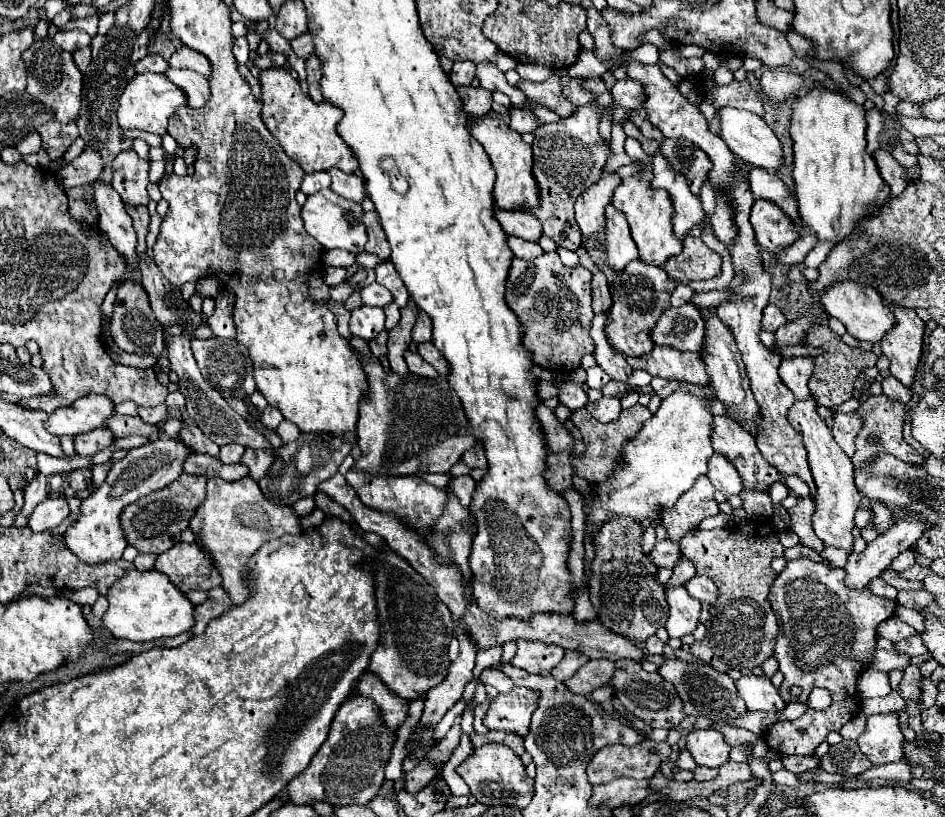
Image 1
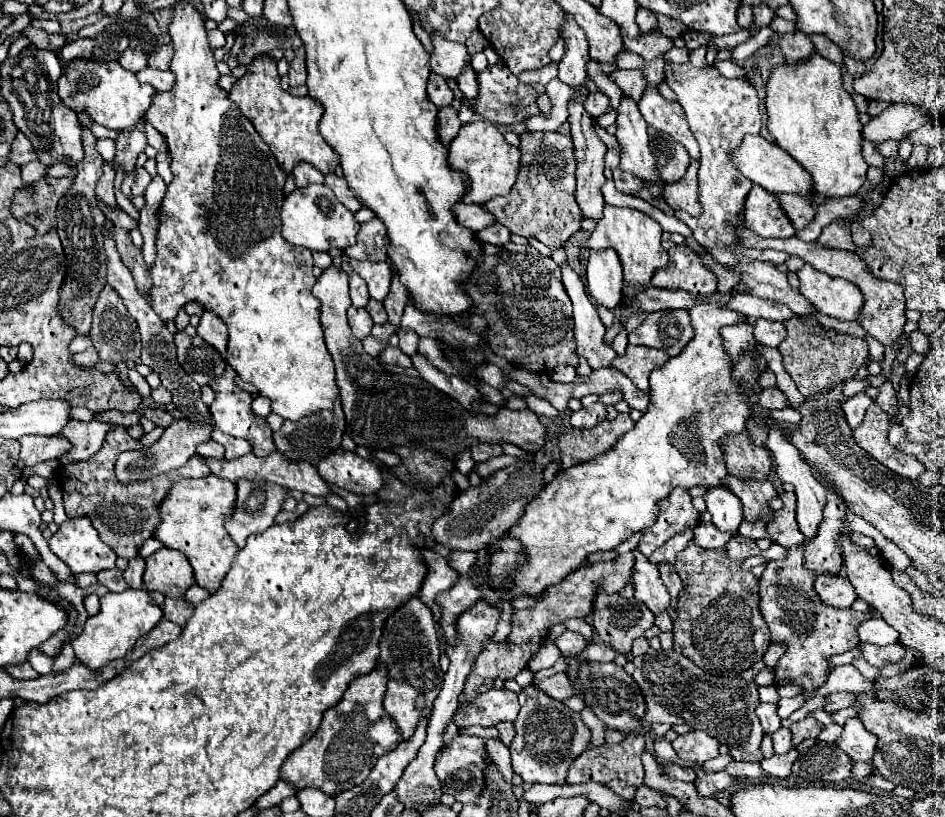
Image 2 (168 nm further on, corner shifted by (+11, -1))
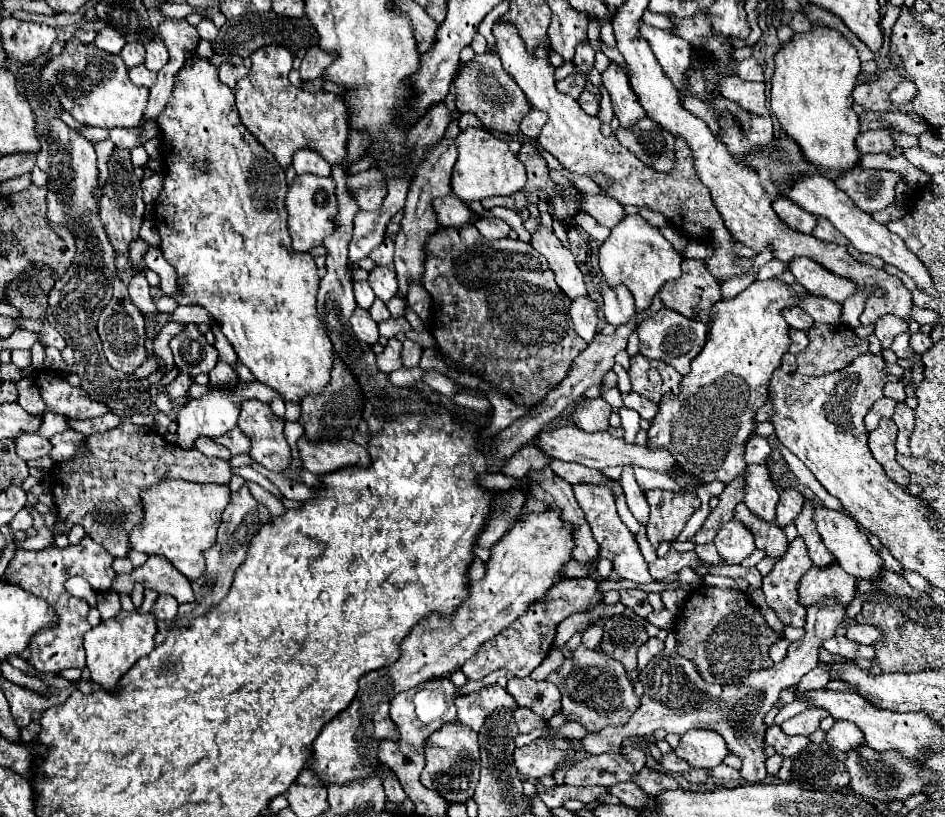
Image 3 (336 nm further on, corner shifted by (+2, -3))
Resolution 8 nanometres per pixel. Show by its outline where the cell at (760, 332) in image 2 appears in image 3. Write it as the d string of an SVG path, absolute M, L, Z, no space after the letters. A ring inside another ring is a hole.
M792 328L790 330L790 340L792 340L792 344L790 344L788 352L792 352L792 354L798 354L798 352L802 352L808 346L808 336L802 330L794 330Z

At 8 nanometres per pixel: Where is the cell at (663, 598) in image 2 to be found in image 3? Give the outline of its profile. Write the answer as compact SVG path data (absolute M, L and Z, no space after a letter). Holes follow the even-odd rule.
M574 484L574 498L578 502L578 506L584 510L586 520L592 528L592 536L600 546L600 556L608 558L614 564L614 572L626 580L638 582L638 584L646 584L652 582L652 576L648 572L648 564L640 554L638 542L634 538L634 534L626 528L626 524L620 520L618 512L616 512L616 498L610 486L596 486L596 484Z

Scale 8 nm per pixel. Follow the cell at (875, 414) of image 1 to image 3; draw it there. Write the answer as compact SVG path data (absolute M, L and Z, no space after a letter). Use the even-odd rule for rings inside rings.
M882 418L878 428L868 434L868 446L872 456L884 468L886 476L904 488L908 486L908 472L900 468L896 462L894 442L896 442L896 424L890 418Z

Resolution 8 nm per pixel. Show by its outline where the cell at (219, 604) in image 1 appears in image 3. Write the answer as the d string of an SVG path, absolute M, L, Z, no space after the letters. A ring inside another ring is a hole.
M160 594L150 612L160 620L174 620L174 616L178 612L178 602L168 594Z

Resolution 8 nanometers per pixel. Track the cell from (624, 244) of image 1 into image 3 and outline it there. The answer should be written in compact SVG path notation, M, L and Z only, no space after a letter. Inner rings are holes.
M626 286L606 288L606 290L602 290L602 298L604 298L604 318L614 328L630 322L632 316L636 314L634 298L626 290Z

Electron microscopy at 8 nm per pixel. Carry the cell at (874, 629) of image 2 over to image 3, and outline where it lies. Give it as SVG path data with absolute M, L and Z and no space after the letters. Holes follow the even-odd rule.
M854 624L846 630L846 638L852 640L852 642L858 642L858 644L872 644L876 640L882 640L882 632L876 628L876 626L860 626L860 624Z

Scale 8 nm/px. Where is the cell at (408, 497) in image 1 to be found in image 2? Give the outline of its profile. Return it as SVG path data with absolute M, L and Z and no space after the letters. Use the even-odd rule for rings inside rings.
M335 450L329 454L329 458L319 462L317 470L329 484L345 488L359 496L375 494L385 484L381 468L369 460L359 458L355 452Z

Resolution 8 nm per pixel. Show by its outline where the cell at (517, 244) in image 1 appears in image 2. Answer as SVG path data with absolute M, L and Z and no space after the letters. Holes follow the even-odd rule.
M495 222L493 226L477 232L477 238L481 238L483 244L493 244L493 246L505 246L511 242L511 232L505 230L505 226L501 226L499 222Z

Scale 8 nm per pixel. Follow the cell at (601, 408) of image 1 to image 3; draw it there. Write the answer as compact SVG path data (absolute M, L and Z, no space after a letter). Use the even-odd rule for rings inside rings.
M594 398L594 400L582 400L576 410L572 412L572 422L584 430L584 432L600 432L608 430L608 418L612 414L612 408L606 400Z

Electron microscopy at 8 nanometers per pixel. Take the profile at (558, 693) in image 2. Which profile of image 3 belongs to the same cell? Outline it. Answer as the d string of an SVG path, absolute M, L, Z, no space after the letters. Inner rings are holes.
M512 678L506 690L518 706L530 708L544 720L560 712L560 692L550 682L536 682L532 678Z

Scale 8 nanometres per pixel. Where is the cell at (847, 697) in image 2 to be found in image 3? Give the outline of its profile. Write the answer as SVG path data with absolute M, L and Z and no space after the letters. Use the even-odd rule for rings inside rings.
M808 708L808 710L800 712L798 716L786 720L780 728L782 728L784 732L788 732L790 736L792 736L792 734L794 734L794 736L808 736L808 734L812 734L814 730L818 730L818 722L820 722L822 718L826 718L826 716L828 716L828 712L822 710L822 708Z

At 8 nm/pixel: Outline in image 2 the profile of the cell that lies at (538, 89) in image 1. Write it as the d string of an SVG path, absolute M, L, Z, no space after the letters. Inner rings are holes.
M499 62L495 66L487 66L483 72L479 72L479 96L477 100L467 100L463 98L465 104L473 104L475 106L475 112L489 120L489 122L495 122L495 124L517 124L521 122L525 116L533 116L533 114L539 114L539 106L537 106L537 92L533 86L527 86L527 84L521 84L517 80L515 74L509 72L509 68Z

